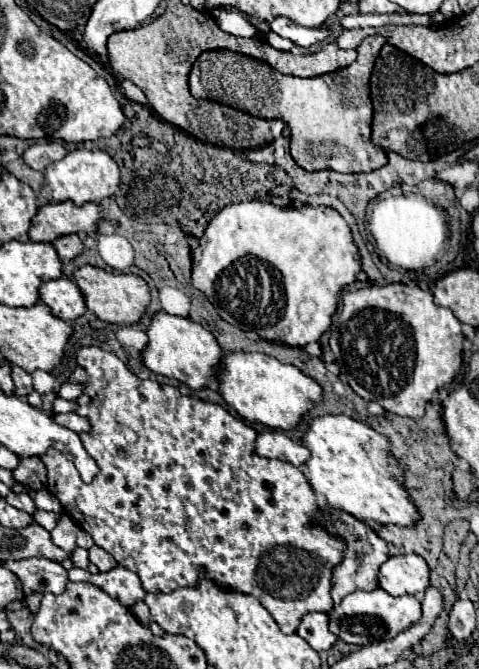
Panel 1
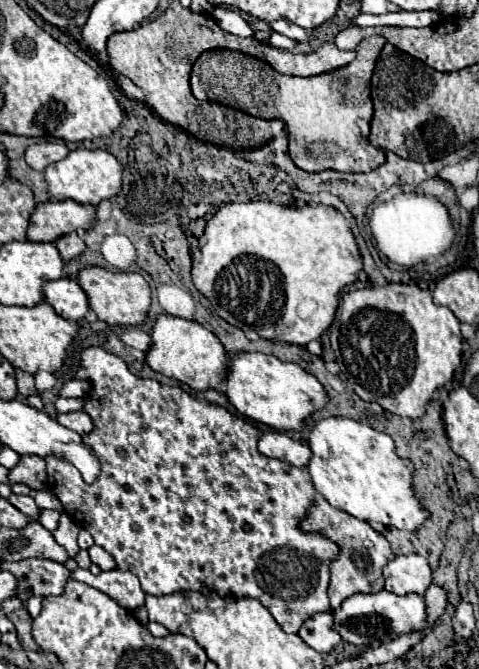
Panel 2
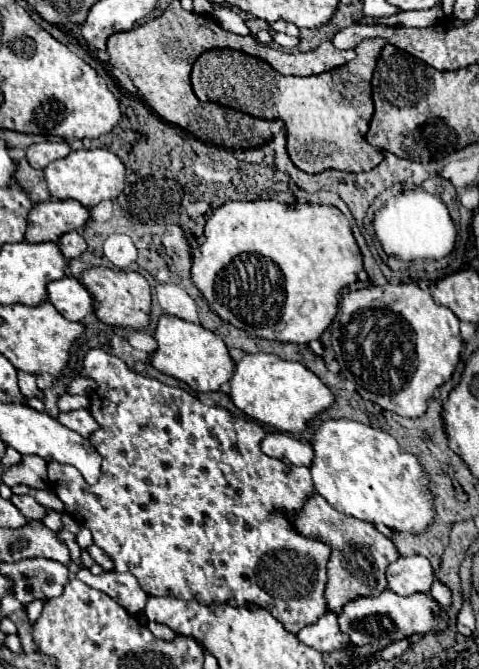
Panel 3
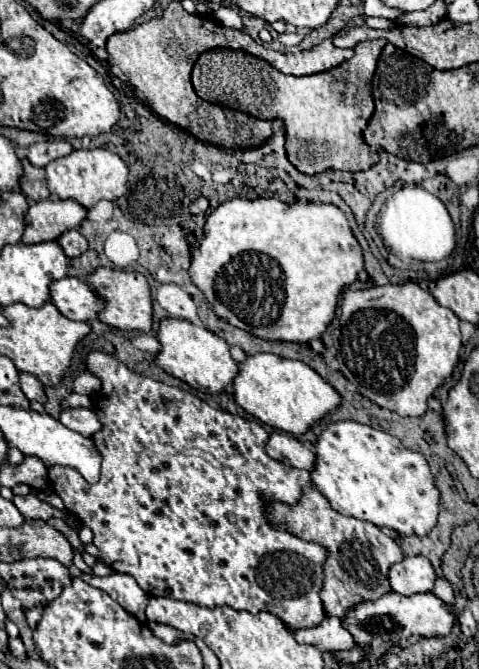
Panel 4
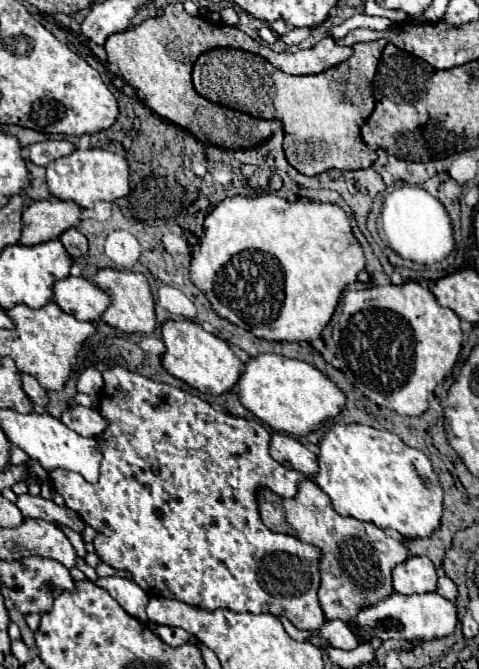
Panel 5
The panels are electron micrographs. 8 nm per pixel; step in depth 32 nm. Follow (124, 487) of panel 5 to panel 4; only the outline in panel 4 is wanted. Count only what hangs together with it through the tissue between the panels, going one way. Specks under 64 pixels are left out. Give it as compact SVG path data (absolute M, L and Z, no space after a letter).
M92 352L88 356L88 370L92 370L100 380L102 380L102 390L96 396L94 402L94 410L102 422L102 430L98 434L94 434L94 442L102 454L102 476L96 484L88 484L76 470L72 468L64 468L64 466L52 466L48 470L48 480L52 490L64 500L66 510L72 512L78 520L82 520L82 524L90 526L94 532L94 546L100 552L100 558L110 564L116 572L126 572L130 576L134 576L134 580L138 580L138 586L148 594L148 596L170 596L174 600L184 600L184 602L192 602L204 608L218 608L218 606L230 606L234 610L246 610L252 614L258 612L270 612L274 616L278 616L282 622L288 622L294 630L298 628L314 628L324 620L324 608L322 608L322 600L320 600L320 588L322 588L322 564L326 560L326 550L314 542L306 542L296 538L290 532L282 532L272 528L266 520L262 510L266 508L268 500L280 500L286 504L296 504L302 488L310 484L310 474L306 470L298 470L292 466L286 466L274 458L270 458L266 454L266 440L268 440L268 432L262 428L260 422L256 420L246 420L240 416L234 416L226 410L218 410L208 406L204 400L200 400L198 396L174 388L174 386L166 386L162 382L156 382L152 378L140 376L136 372L130 372L120 360L102 354L102 352Z

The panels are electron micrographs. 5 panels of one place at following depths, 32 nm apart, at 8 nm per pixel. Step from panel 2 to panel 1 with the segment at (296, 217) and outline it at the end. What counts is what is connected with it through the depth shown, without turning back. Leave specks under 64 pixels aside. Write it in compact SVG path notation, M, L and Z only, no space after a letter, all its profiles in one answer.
M252 200L252 202L240 202L240 204L228 204L226 208L222 208L214 220L210 220L210 224L206 226L206 232L202 236L200 246L192 252L192 286L198 288L216 308L216 312L222 316L222 320L226 320L228 324L244 330L244 332L256 332L260 338L270 340L270 342L284 342L290 346L306 346L308 342L316 342L332 324L332 316L338 308L338 298L344 286L352 284L358 276L358 272L362 270L362 262L360 262L360 254L358 248L354 244L352 232L348 228L348 224L344 222L344 218L328 206L300 206L300 208L280 208L274 206L270 202L260 202L260 200Z

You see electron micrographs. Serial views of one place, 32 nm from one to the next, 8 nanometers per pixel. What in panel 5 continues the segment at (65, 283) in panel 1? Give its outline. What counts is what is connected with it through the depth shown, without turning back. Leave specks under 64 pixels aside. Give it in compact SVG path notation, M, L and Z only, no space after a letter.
M68 276L54 284L54 300L66 312L78 320L98 320L110 306L110 298L104 290L82 276Z

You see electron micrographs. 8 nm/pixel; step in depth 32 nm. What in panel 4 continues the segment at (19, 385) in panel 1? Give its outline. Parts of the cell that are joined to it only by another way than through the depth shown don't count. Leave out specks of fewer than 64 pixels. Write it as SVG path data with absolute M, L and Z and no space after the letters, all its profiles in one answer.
M22 372L22 374L20 374L20 386L22 386L22 392L26 394L28 400L36 400L36 402L40 402L40 404L46 404L44 388L42 388L42 384L38 382L36 376Z

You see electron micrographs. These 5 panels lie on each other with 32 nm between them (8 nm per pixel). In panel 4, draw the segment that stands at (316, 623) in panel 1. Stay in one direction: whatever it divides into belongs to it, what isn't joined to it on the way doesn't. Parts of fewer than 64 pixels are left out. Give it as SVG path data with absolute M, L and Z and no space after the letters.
M324 618L320 626L316 628L304 628L304 630L290 630L292 636L302 644L312 644L318 650L334 652L334 650L352 650L356 646L354 638L346 628L342 628L340 618Z

